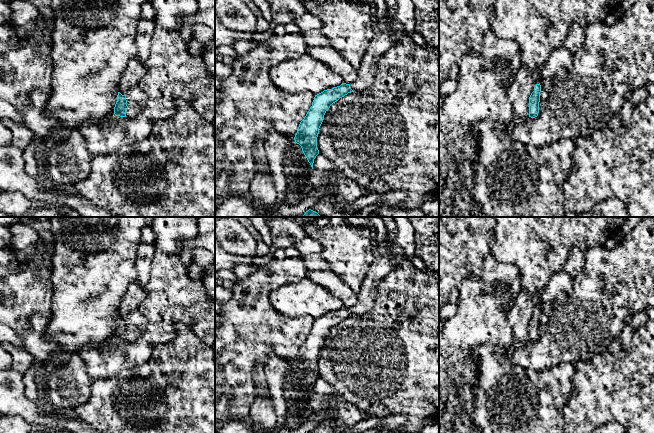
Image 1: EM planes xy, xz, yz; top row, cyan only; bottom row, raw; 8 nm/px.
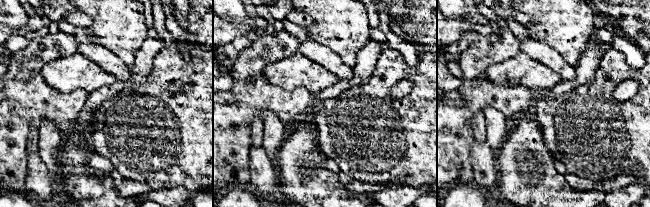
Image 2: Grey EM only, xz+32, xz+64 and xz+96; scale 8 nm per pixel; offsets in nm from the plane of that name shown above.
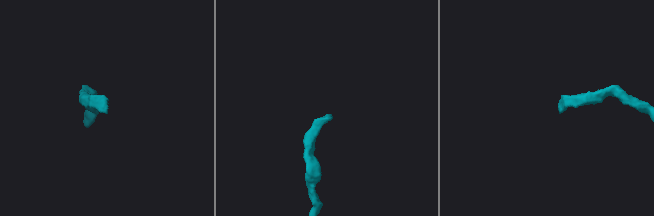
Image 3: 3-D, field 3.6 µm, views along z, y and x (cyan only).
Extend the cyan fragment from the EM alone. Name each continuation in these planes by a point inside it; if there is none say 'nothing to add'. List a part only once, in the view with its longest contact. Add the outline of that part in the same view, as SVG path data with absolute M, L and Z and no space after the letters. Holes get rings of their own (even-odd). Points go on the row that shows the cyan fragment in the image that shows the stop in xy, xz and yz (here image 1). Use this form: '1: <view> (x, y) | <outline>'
1: xy (136, 99) | M137 86L132 87L126 93L127 110L126 118L136 117L145 107L147 95Z

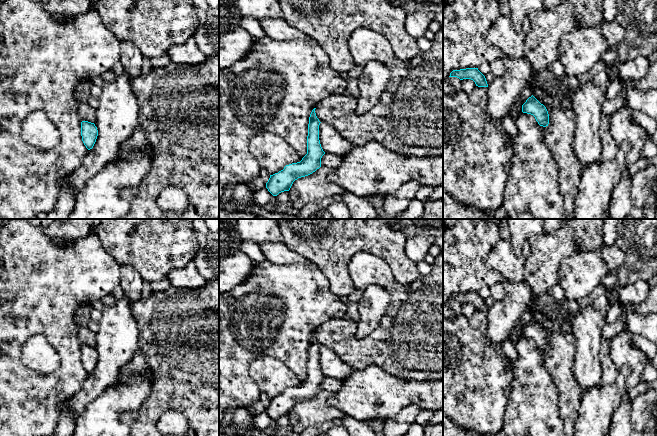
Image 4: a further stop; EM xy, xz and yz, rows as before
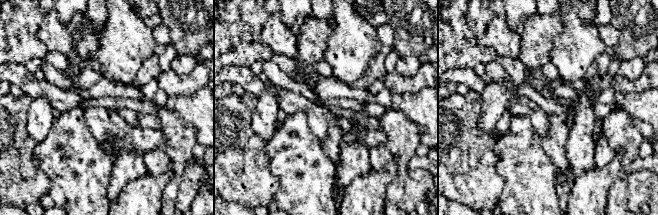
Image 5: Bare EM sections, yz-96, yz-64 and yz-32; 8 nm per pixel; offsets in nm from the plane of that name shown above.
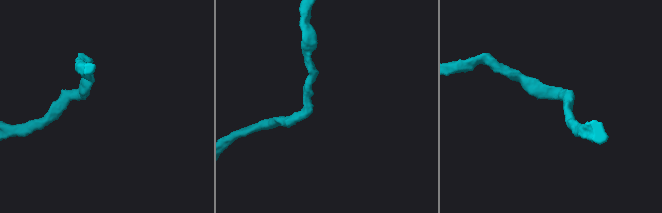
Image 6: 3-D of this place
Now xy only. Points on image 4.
nothing to add

